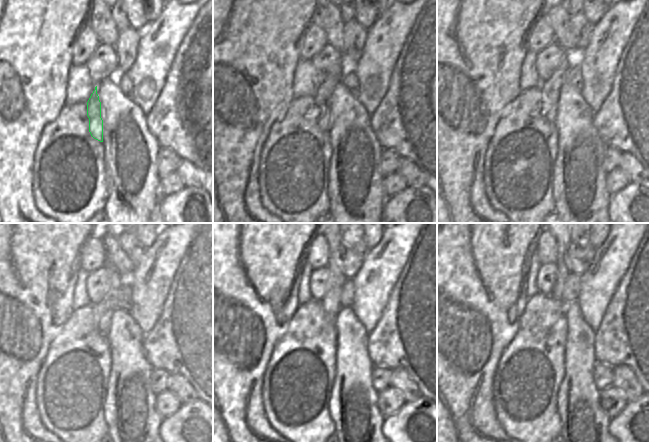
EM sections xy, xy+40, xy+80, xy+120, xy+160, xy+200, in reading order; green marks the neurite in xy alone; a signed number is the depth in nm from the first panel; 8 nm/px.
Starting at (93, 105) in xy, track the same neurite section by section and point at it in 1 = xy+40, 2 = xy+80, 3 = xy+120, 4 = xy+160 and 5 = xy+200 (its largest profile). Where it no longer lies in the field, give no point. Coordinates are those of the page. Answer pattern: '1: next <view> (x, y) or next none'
1: next xy+40 (323, 95)
2: next xy+80 (550, 89)
3: next xy+120 (104, 310)
4: next xy+160 (331, 302)
5: next xy+200 (563, 243)

